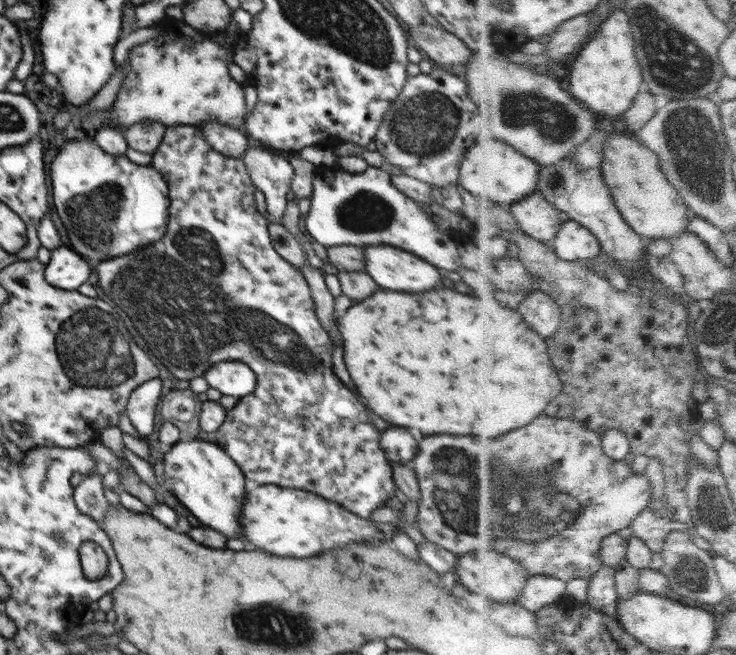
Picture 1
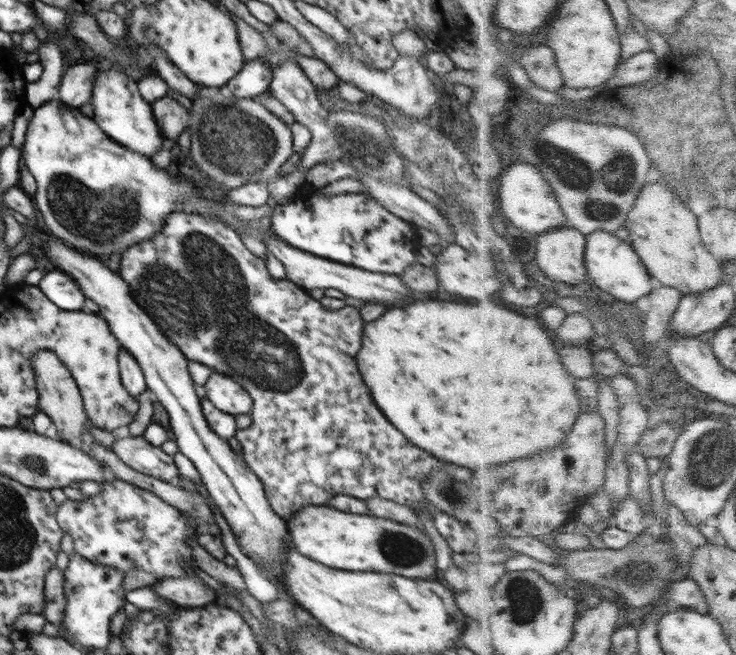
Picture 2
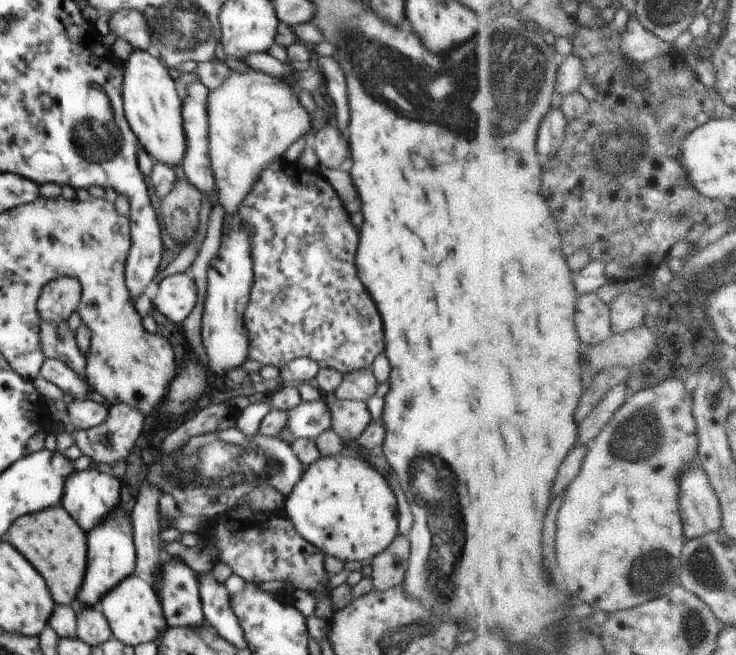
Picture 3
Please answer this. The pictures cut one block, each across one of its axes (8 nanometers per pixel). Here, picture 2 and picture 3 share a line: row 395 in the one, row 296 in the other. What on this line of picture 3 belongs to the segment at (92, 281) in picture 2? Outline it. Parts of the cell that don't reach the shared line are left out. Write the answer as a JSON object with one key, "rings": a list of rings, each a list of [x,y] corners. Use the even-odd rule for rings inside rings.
{"rings":[[[188,272],[166,276],[157,286],[153,308],[170,322],[181,325],[196,304],[196,284]]]}

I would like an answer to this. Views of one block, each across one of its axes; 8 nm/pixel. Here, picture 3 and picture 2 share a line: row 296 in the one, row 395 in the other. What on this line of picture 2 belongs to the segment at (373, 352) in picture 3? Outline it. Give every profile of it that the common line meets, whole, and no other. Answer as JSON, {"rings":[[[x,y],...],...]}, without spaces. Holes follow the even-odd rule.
{"rings":[[[186,212],[170,213],[164,226],[160,230],[160,234],[152,239],[145,240],[142,243],[135,244],[122,252],[120,259],[120,273],[118,273],[128,284],[131,290],[131,295],[134,300],[148,313],[148,316],[156,324],[158,330],[164,333],[166,340],[170,340],[174,346],[182,351],[184,357],[190,362],[200,362],[212,369],[216,373],[222,372],[226,376],[230,376],[234,382],[238,382],[253,401],[252,410],[249,412],[251,423],[248,428],[237,429],[235,437],[240,446],[242,446],[242,458],[245,464],[254,472],[261,481],[265,490],[265,495],[274,512],[277,512],[283,519],[291,518],[293,514],[300,512],[306,505],[316,504],[324,505],[330,498],[336,495],[353,496],[360,500],[368,500],[368,498],[385,498],[397,502],[401,505],[408,505],[410,508],[424,507],[431,512],[434,519],[434,526],[437,531],[443,536],[443,559],[449,567],[453,575],[465,580],[470,580],[474,575],[478,574],[482,560],[493,560],[497,556],[497,549],[500,545],[499,539],[493,537],[490,533],[483,535],[482,533],[474,532],[471,528],[464,526],[459,520],[453,516],[440,512],[437,508],[425,500],[422,492],[421,482],[430,472],[434,470],[442,470],[446,474],[450,474],[454,480],[469,483],[473,479],[472,472],[466,468],[458,468],[454,464],[444,464],[440,460],[436,460],[434,456],[430,456],[428,452],[422,448],[412,446],[378,410],[378,406],[372,402],[370,392],[356,368],[356,354],[362,348],[362,318],[357,307],[346,305],[342,309],[329,311],[320,305],[320,301],[310,296],[309,292],[301,286],[294,284],[291,280],[284,278],[275,278],[268,273],[265,260],[262,257],[256,256],[250,252],[242,242],[240,235],[232,230],[224,221],[209,222],[202,216],[190,216]]]}

